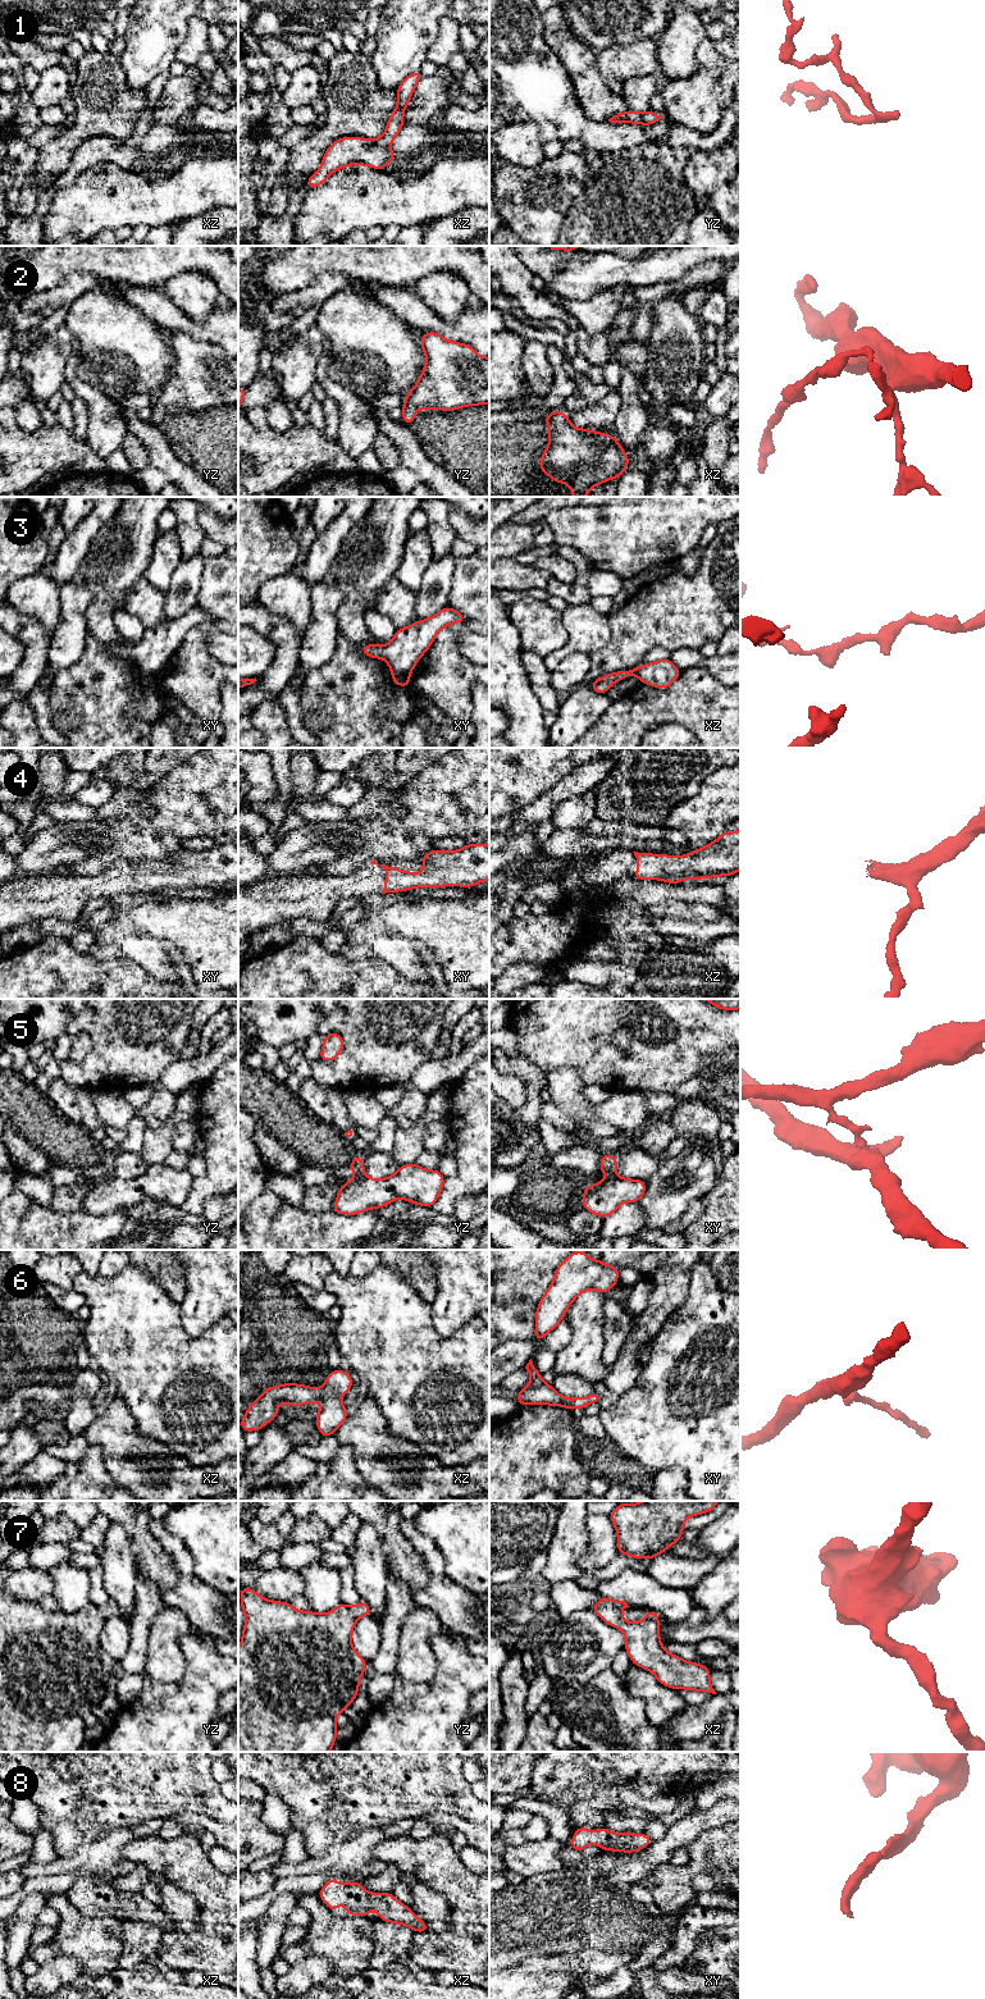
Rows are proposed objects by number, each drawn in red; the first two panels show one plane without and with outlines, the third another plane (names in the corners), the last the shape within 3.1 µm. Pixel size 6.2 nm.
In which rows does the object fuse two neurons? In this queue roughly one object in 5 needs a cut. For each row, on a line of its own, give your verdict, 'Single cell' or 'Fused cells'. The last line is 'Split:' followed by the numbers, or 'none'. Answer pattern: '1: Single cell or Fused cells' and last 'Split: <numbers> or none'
1: Single cell
2: Single cell
3: Single cell
4: Single cell
5: Fused cells
6: Single cell
7: Single cell
8: Single cell
Split: 5

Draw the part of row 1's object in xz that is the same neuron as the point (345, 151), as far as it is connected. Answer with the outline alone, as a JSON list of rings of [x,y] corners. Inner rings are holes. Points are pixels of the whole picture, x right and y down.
[[[419,70],[407,76],[397,87],[397,105],[389,117],[386,133],[375,140],[361,137],[343,137],[336,140],[324,152],[319,170],[307,178],[306,187],[319,187],[337,169],[347,165],[369,165],[373,169],[386,169],[389,161],[396,160],[396,155],[389,149],[395,137],[403,127],[403,113],[418,82],[423,78]]]

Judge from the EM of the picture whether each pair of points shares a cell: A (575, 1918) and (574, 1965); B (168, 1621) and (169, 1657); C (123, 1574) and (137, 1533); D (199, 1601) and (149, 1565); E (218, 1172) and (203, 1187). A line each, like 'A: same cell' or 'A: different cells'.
A: different cells
B: same cell
C: different cells
D: different cells
E: same cell

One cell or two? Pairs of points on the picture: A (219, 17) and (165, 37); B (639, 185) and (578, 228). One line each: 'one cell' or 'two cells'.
A: one cell
B: one cell

